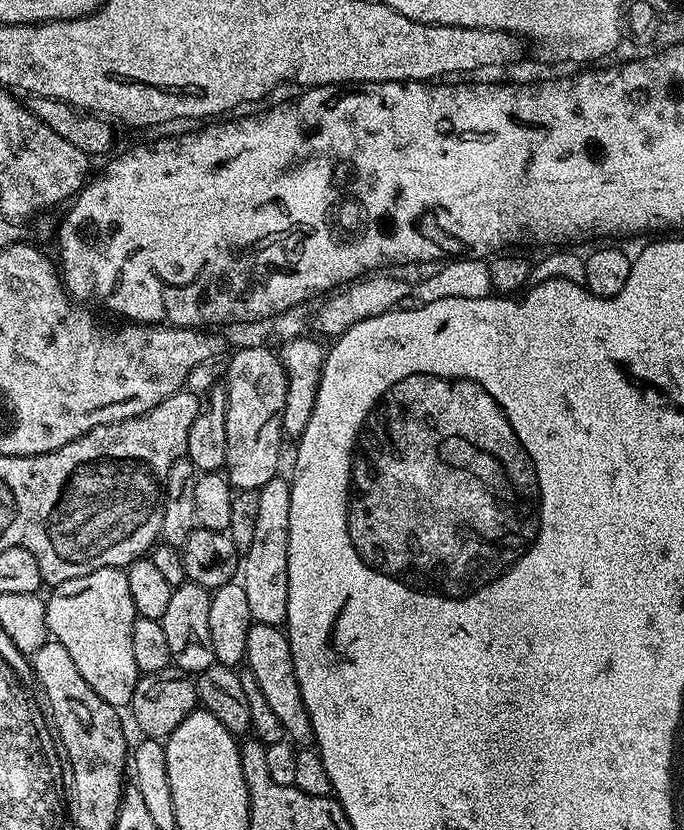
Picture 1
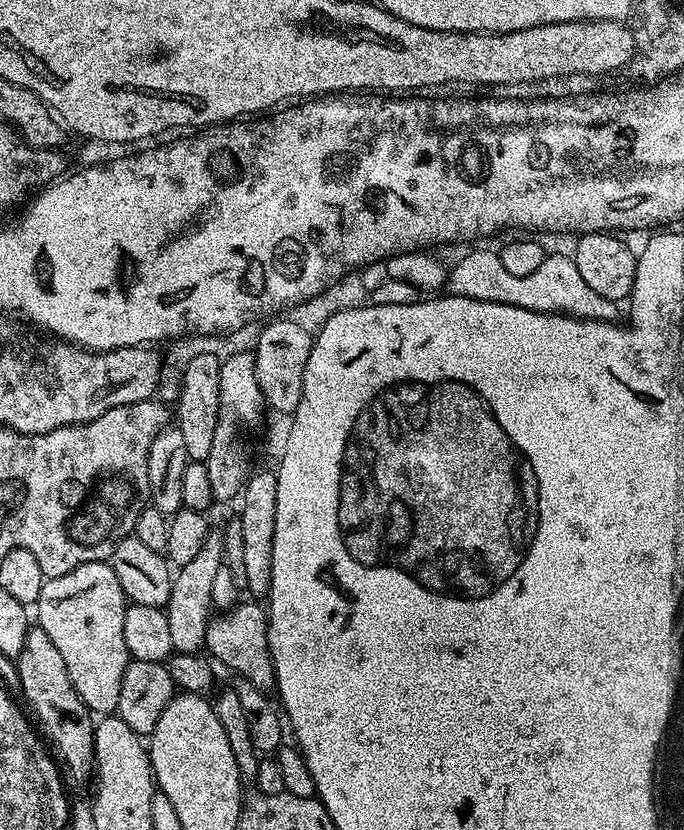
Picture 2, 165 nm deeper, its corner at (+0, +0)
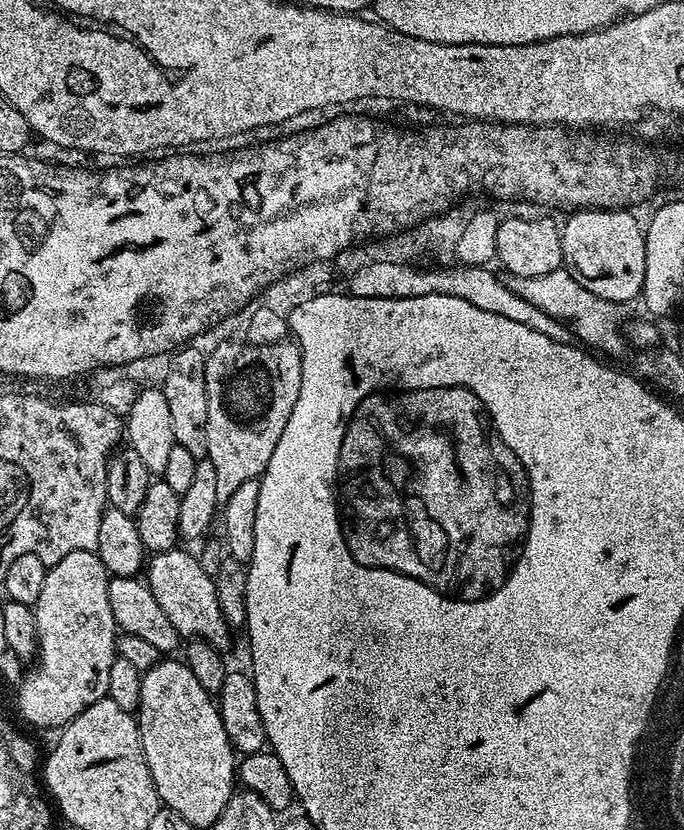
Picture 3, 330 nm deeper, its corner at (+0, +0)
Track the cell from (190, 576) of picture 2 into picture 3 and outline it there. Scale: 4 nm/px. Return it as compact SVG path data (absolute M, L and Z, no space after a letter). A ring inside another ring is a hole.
M288 338L276 344L249 344L237 340L218 345L212 353L207 353L204 362L206 458L214 462L220 506L242 482L264 475L270 454L274 454L274 446L278 446L278 438L282 438L282 430L286 430L286 422L290 422L302 386L299 344Z

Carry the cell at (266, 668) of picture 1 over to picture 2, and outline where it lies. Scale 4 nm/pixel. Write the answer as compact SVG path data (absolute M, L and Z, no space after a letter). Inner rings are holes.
M240 602L216 615L213 615L208 621L208 629L204 639L207 655L217 665L219 665L218 663L225 664L232 674L246 678L254 686L265 690L275 689L274 662L268 645L267 611L261 605L259 608L256 604Z

